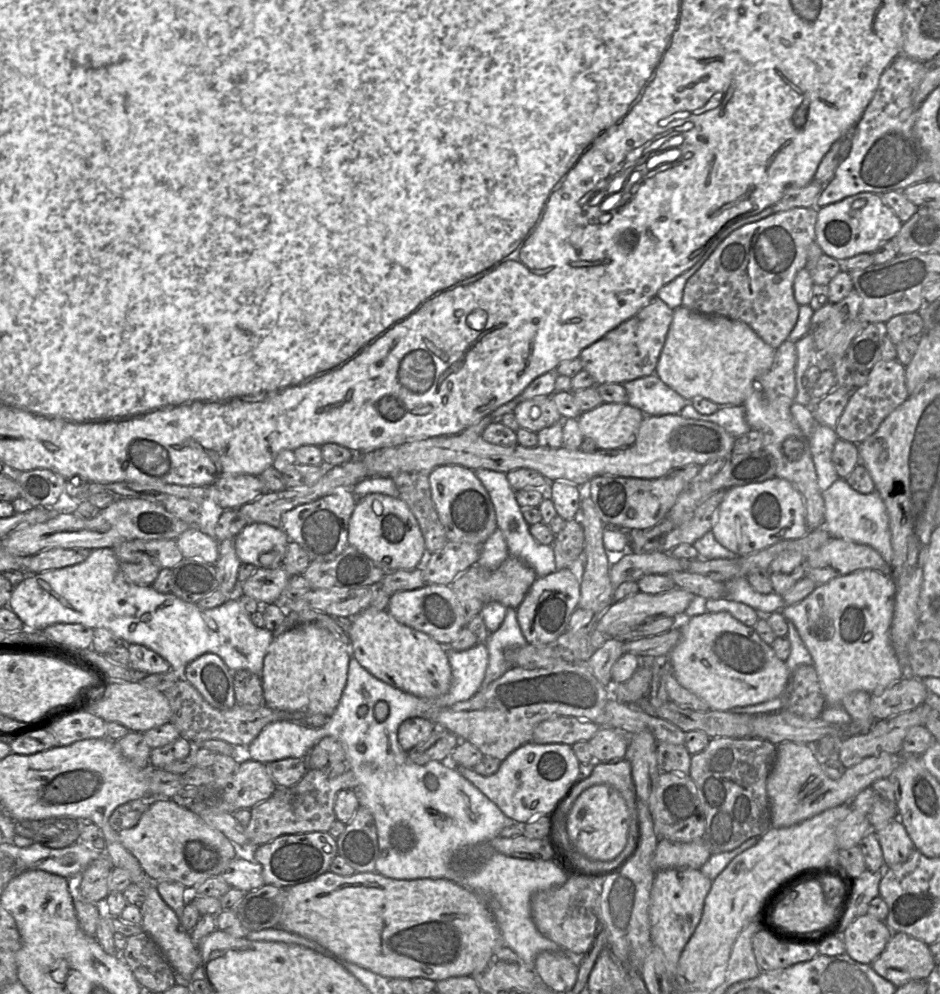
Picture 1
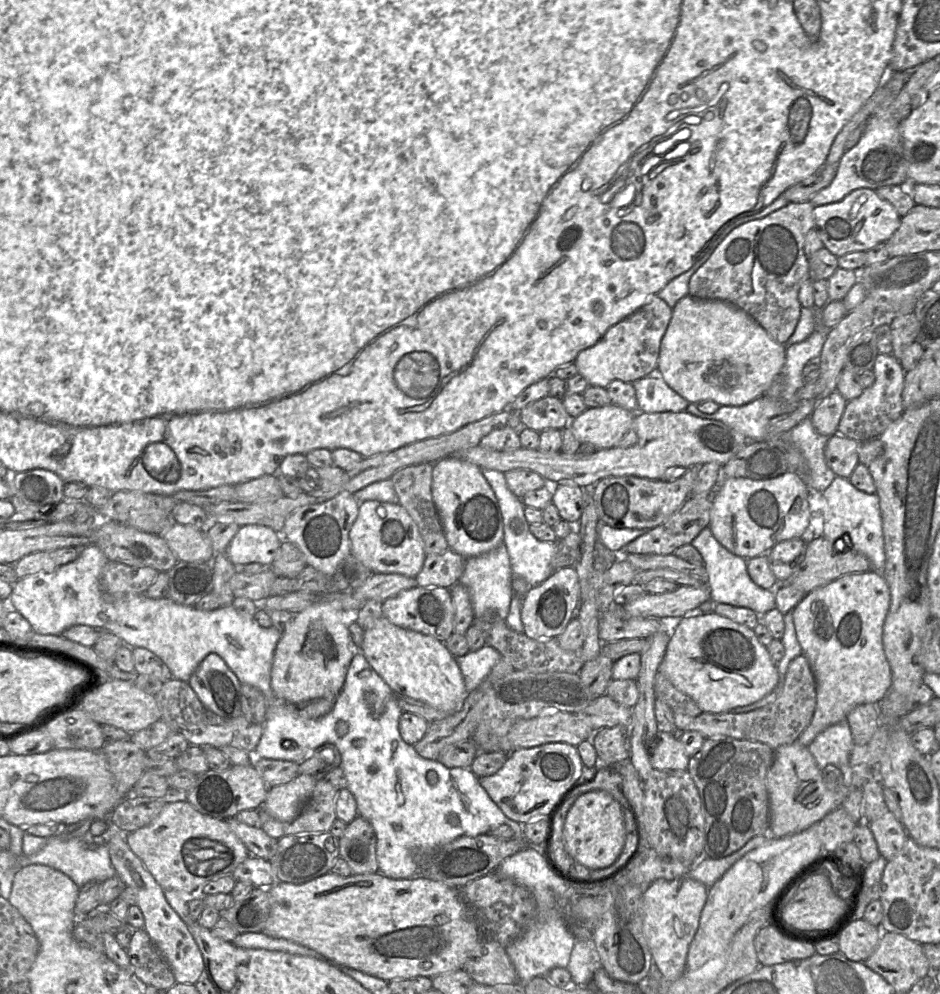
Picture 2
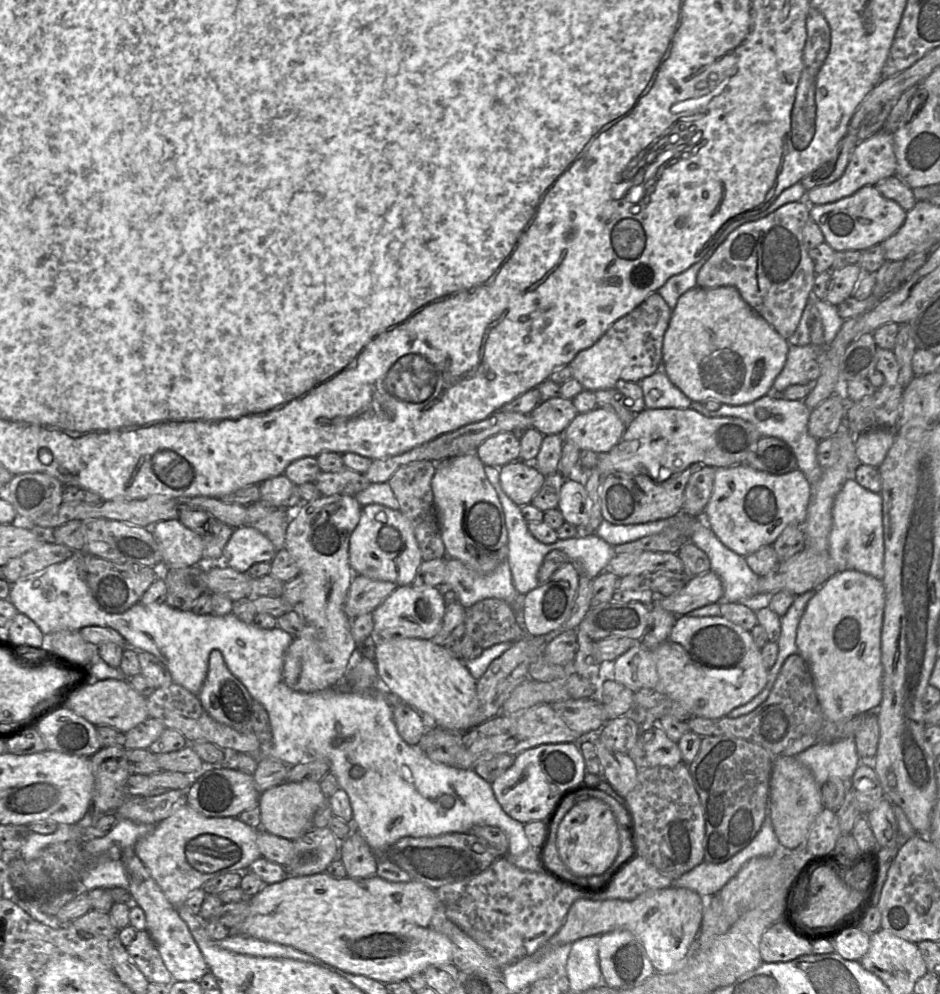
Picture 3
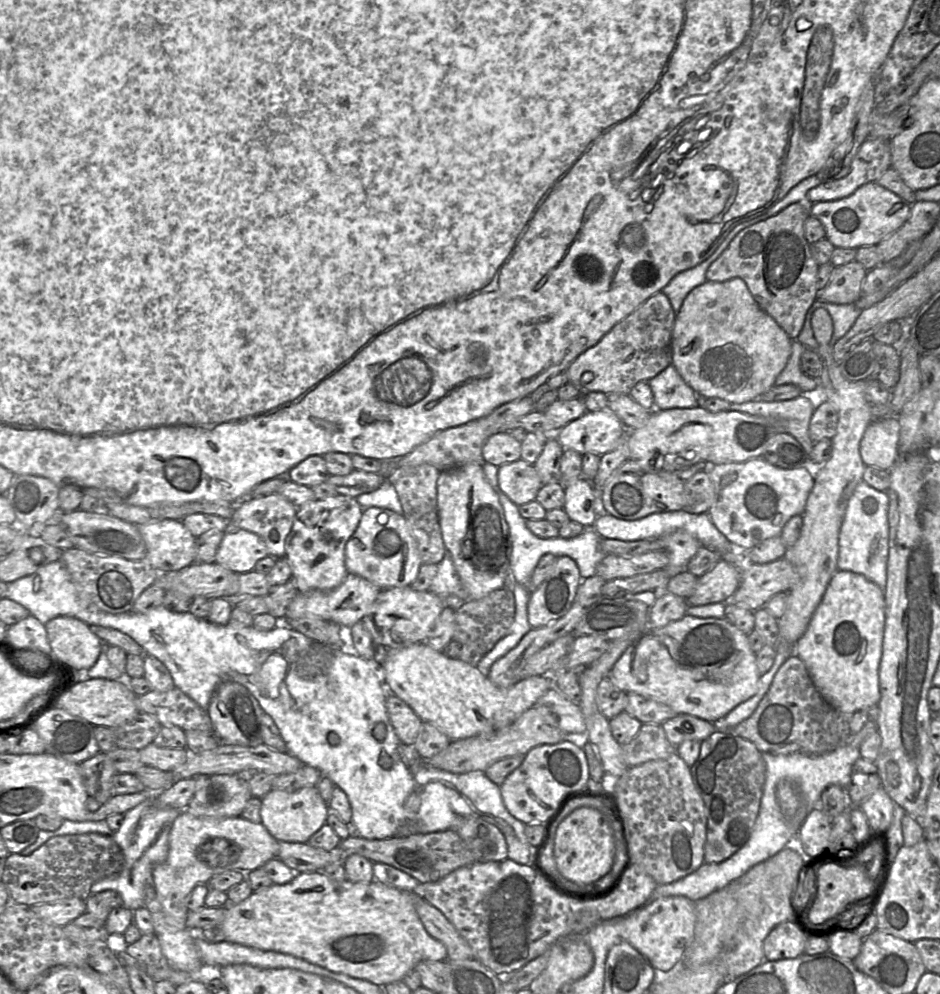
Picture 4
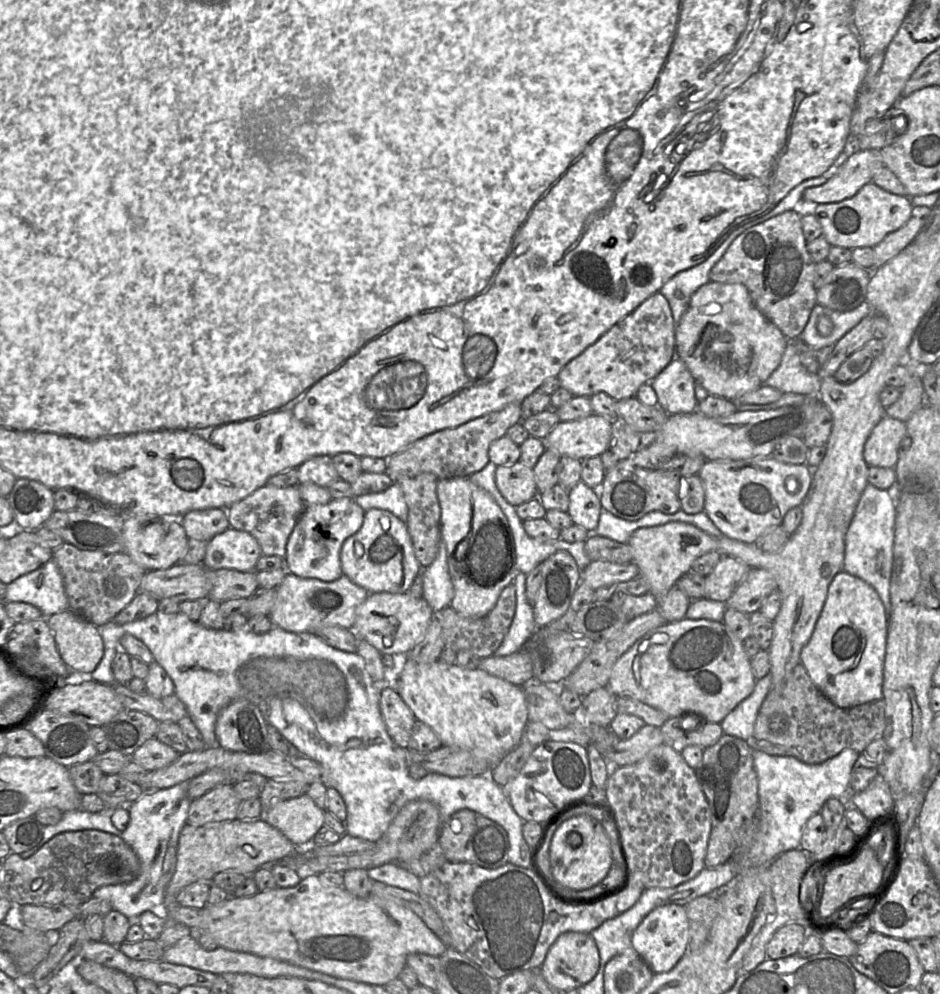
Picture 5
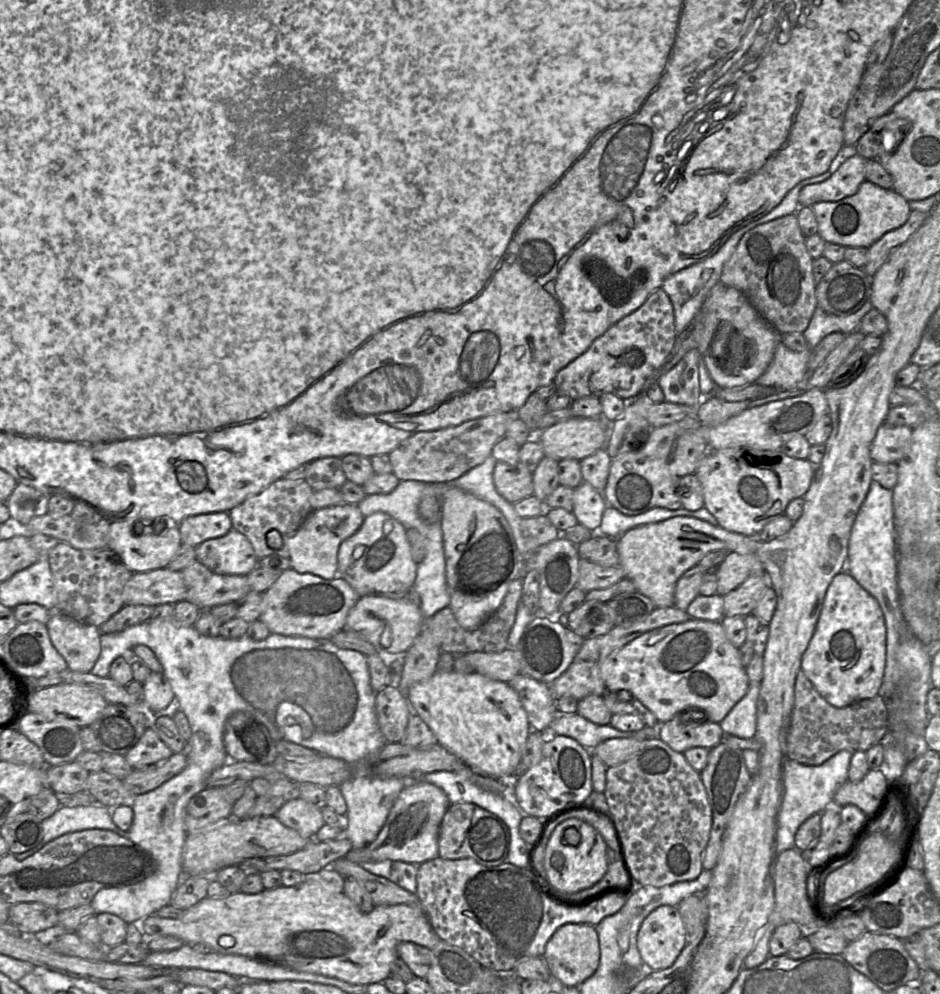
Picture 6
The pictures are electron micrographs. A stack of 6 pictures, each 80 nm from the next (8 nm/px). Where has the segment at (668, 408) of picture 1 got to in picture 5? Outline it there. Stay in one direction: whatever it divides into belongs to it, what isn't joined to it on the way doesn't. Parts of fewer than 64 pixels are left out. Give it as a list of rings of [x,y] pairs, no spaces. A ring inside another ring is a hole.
[[[674,358],[650,384],[657,395],[657,406],[669,415],[697,411],[695,379],[679,358]]]

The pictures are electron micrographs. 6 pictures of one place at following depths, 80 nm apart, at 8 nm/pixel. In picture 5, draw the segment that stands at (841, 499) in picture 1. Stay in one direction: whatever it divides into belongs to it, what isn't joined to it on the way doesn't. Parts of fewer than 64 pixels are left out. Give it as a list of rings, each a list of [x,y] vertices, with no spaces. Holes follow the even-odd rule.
[[[868,483],[866,485],[866,487],[858,501],[852,521],[849,525],[849,528],[848,528],[846,536],[845,536],[845,556],[844,556],[844,566],[843,566],[843,571],[848,572],[851,575],[854,575],[854,576],[857,576],[857,577],[863,579],[877,591],[877,593],[884,605],[886,614],[887,614],[887,631],[888,631],[888,615],[891,611],[890,581],[891,581],[892,565],[893,565],[894,529],[895,529],[895,516],[896,516],[895,496],[893,495],[893,488],[894,488],[894,485],[887,490],[882,490],[882,489],[875,487],[874,485],[872,485],[870,483]]]

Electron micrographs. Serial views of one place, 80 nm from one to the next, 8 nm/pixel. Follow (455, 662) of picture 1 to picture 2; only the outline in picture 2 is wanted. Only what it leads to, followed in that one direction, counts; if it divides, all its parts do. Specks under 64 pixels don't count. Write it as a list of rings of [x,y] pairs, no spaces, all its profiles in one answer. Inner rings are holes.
[[[489,645],[456,658],[466,691],[470,693],[476,689],[500,659],[500,653]]]

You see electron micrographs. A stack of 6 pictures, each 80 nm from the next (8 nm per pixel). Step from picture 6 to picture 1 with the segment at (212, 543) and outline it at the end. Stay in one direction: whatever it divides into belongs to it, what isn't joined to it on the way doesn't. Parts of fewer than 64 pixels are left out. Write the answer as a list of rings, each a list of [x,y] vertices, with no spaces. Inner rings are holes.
[[[250,523],[236,535],[234,541],[241,563],[258,568],[277,568],[285,557],[290,539],[282,527]]]

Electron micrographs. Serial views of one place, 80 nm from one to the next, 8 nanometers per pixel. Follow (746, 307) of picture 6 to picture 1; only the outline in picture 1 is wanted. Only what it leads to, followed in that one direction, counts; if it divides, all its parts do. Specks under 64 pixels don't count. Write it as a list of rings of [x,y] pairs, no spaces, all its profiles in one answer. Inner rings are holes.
[[[680,306],[674,310],[655,374],[689,403],[695,398],[705,398],[720,407],[740,406],[750,396],[753,381],[771,369],[775,355],[776,349],[766,344],[746,323],[723,316],[705,316]]]

